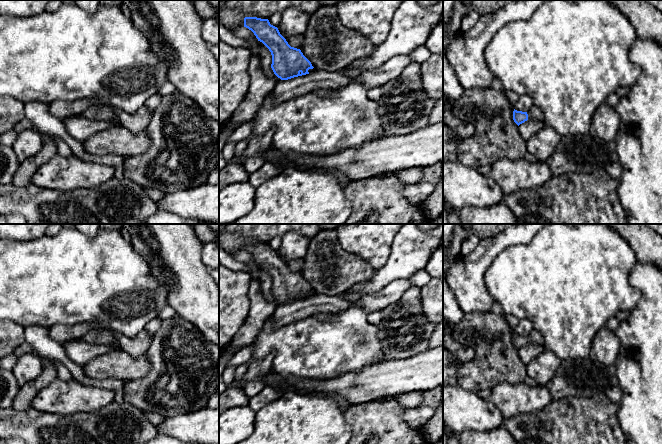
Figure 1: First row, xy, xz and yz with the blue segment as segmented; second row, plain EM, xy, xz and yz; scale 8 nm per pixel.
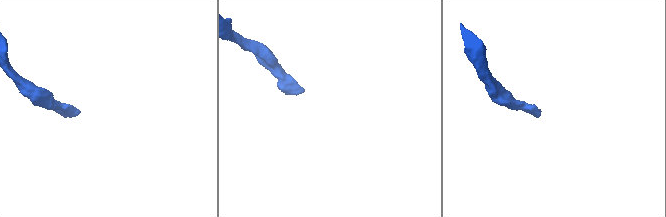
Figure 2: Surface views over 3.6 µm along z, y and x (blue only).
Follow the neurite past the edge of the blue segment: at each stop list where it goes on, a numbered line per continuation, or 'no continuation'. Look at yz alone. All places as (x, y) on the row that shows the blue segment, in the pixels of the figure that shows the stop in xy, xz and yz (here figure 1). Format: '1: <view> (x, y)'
1: yz (535, 113)

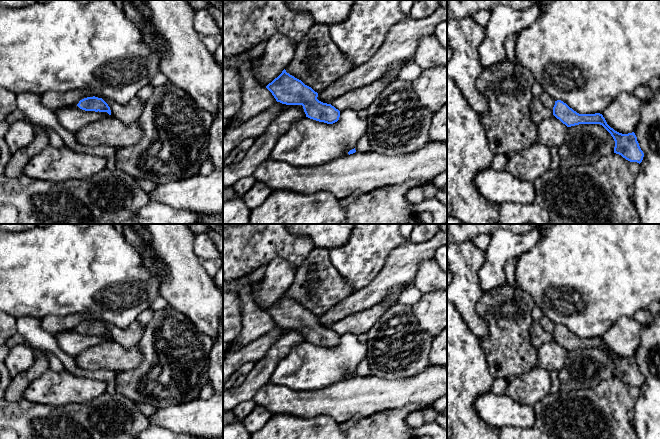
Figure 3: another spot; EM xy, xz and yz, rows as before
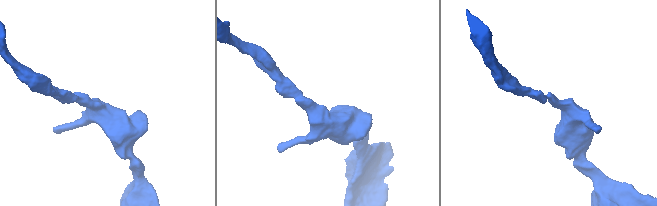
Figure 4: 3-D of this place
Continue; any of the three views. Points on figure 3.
no continuation

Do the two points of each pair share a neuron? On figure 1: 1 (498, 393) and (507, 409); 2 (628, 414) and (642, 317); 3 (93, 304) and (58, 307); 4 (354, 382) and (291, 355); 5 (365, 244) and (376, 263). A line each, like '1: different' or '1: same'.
1: same
2: same
3: same
4: different
5: same

